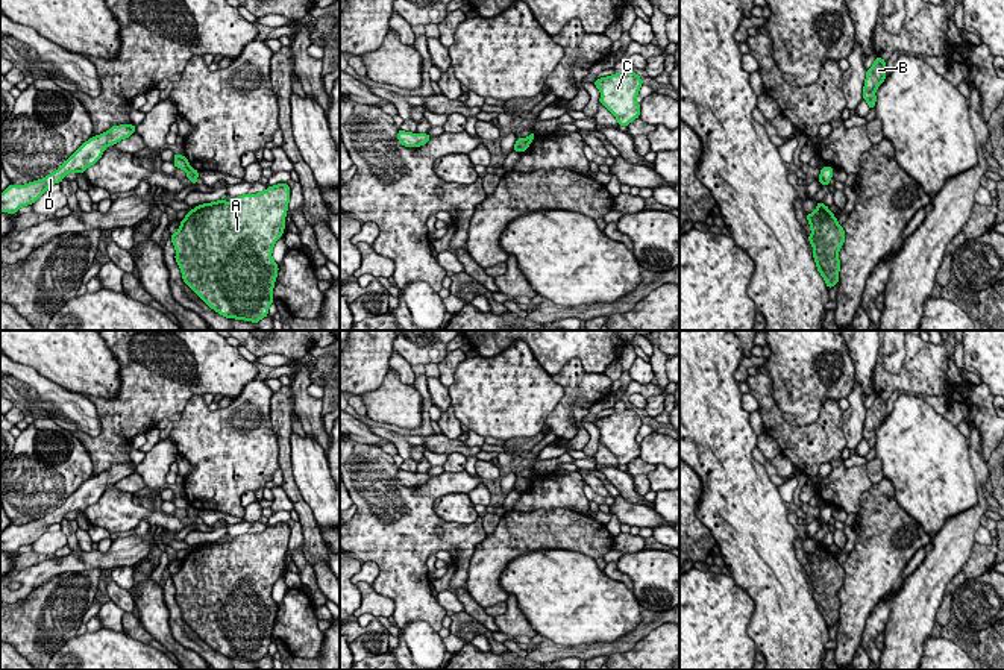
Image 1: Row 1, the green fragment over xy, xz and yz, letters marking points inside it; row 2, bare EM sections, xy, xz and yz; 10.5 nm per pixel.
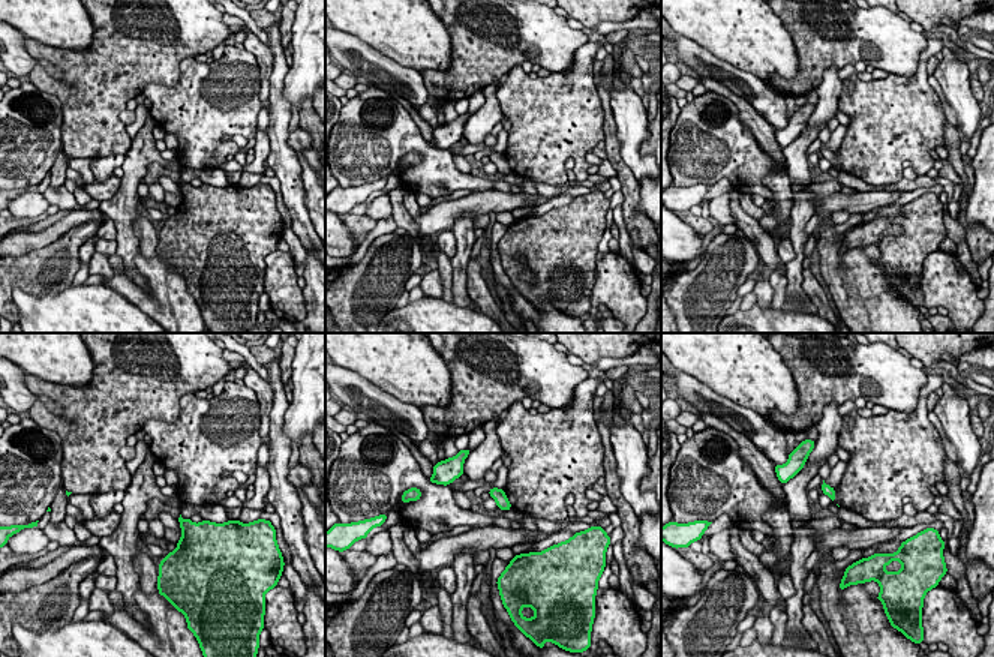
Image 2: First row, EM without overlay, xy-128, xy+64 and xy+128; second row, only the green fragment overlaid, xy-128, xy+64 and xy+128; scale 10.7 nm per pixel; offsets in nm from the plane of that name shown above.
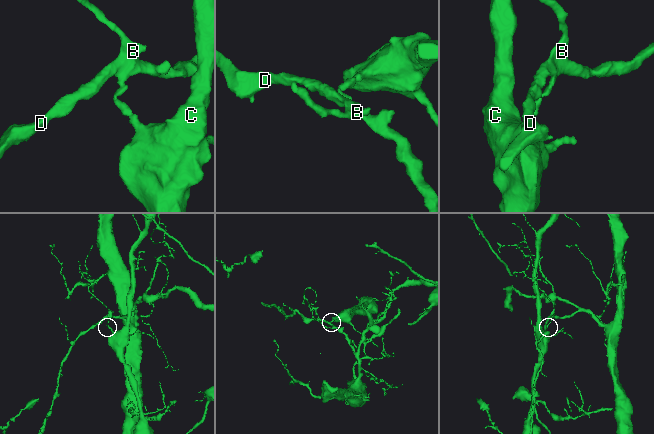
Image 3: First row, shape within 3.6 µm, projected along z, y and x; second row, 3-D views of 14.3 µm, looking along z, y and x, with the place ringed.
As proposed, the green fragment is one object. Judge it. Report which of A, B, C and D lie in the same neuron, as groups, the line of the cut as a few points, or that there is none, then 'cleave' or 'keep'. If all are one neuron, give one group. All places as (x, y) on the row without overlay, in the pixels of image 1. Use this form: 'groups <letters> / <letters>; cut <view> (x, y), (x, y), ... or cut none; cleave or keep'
groups A C / B D; cut xy (190, 507), (185, 510); cleave

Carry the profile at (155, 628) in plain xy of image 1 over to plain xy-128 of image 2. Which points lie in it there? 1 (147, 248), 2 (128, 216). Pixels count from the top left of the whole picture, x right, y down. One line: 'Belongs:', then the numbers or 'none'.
Belongs: 2

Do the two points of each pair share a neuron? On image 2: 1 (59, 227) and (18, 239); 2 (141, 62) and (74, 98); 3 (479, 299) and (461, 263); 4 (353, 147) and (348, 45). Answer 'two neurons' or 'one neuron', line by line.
1: one neuron
2: one neuron
3: two neurons
4: two neurons

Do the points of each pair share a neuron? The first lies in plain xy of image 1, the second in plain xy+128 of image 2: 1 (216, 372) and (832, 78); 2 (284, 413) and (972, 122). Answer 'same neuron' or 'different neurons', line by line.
1: different neurons
2: different neurons

